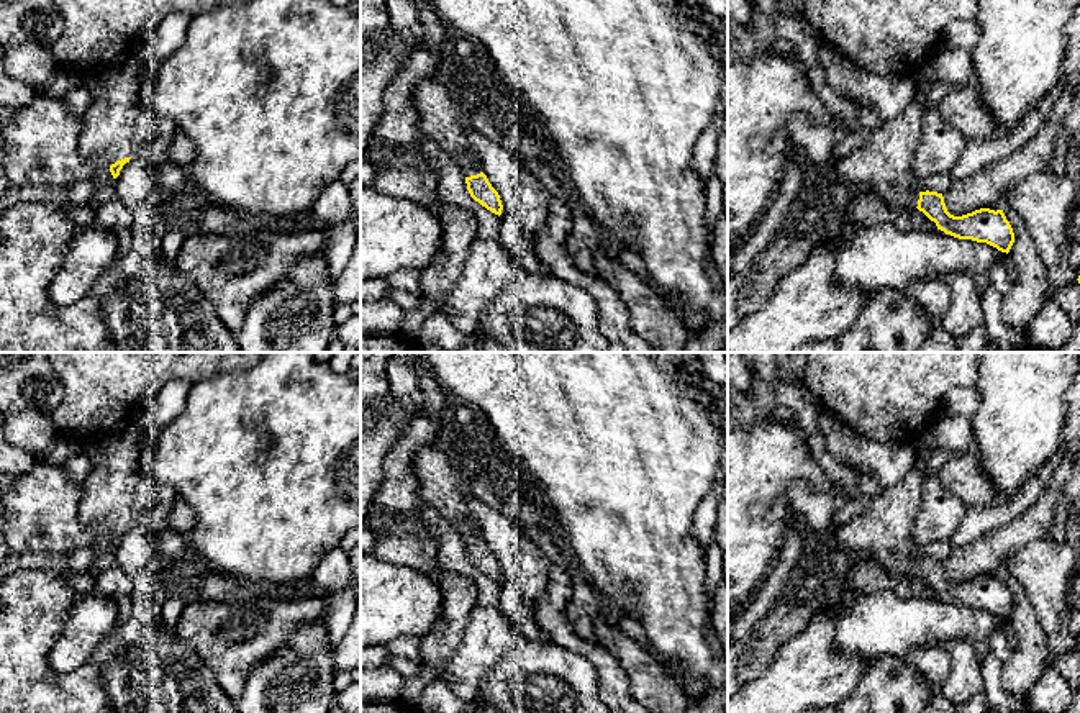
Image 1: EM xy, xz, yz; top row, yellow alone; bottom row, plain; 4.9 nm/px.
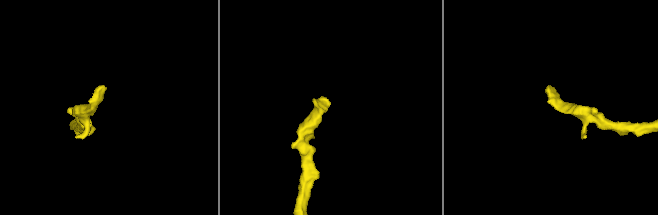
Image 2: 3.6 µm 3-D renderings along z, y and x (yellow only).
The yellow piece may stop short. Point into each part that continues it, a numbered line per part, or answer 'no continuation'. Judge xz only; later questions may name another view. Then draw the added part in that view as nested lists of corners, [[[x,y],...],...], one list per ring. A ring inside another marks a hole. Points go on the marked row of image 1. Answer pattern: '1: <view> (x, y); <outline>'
1: xz (441, 120); [[[434,79],[421,80],[413,102],[420,116],[415,143],[420,146],[423,139],[431,139],[462,169],[465,177],[480,174],[480,159],[469,141],[470,126],[446,84]]]

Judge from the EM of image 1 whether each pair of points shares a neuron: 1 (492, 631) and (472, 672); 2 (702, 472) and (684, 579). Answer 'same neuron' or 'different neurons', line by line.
1: same neuron
2: same neuron

